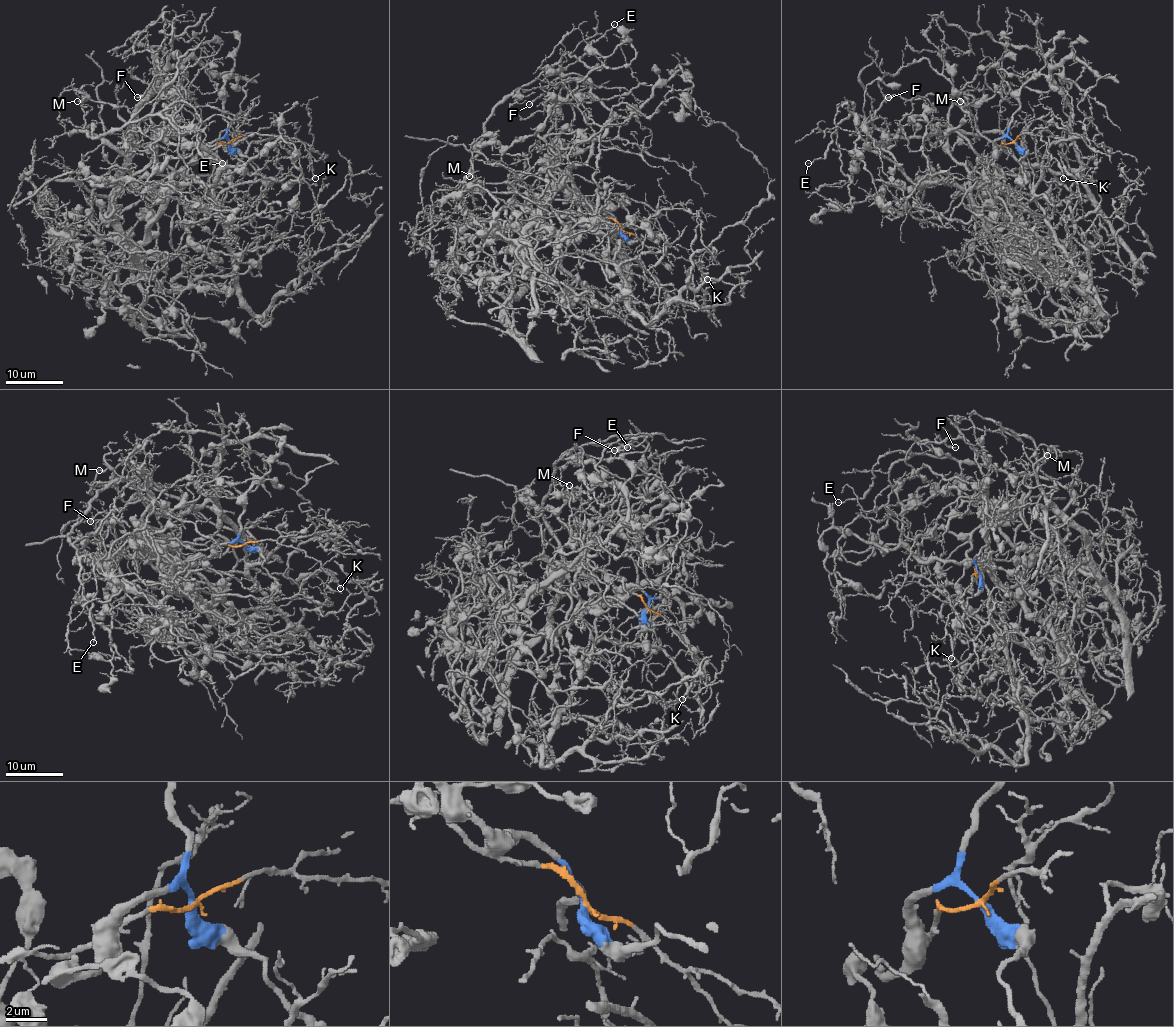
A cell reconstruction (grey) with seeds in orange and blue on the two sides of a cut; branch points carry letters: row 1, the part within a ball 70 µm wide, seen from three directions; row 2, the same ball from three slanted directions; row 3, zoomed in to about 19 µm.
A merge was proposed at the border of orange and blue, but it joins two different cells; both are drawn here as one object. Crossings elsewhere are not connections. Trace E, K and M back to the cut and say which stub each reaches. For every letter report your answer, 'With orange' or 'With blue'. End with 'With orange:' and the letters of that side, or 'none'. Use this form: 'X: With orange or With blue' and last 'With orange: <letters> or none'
E: With blue
K: With orange
M: With blue
With orange: K

